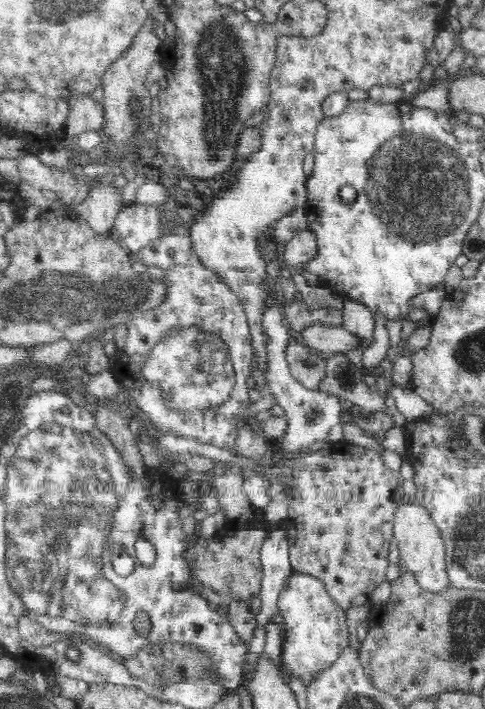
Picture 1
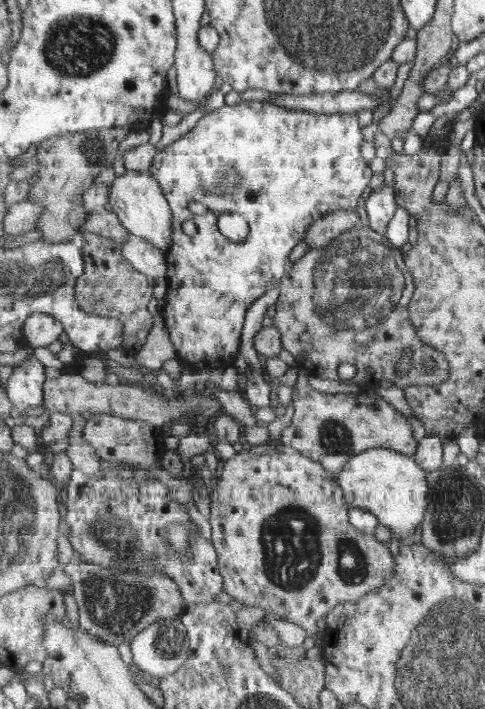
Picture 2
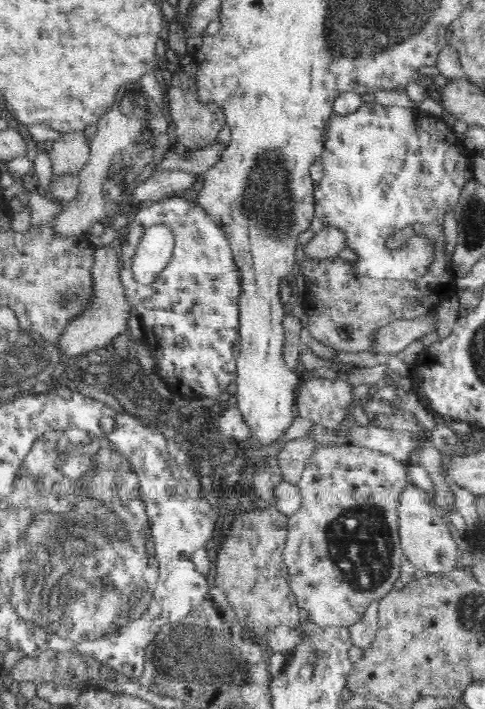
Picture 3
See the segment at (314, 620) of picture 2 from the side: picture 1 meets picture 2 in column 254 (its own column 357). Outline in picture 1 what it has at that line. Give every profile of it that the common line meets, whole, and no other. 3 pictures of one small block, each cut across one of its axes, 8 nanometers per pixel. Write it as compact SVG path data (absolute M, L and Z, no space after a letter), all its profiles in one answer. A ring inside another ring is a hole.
M345 441L331 443L327 448L294 458L291 464L294 490L286 525L293 571L319 577L330 597L343 609L368 605L373 591L387 580L388 547L393 537L395 510L404 503L402 480L397 472L384 464L380 453Z

